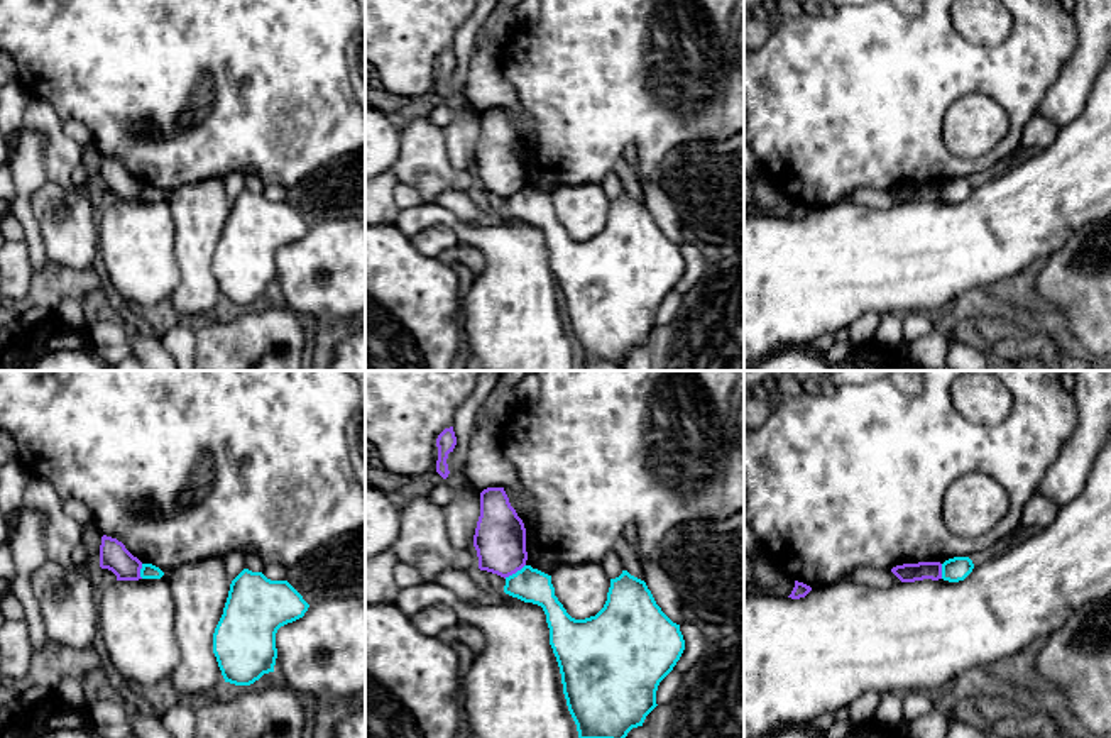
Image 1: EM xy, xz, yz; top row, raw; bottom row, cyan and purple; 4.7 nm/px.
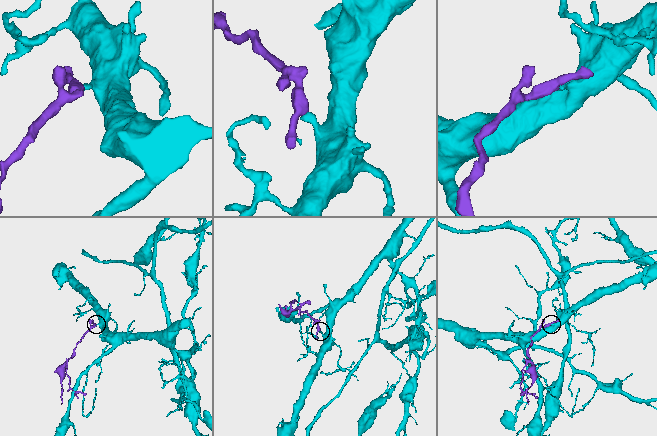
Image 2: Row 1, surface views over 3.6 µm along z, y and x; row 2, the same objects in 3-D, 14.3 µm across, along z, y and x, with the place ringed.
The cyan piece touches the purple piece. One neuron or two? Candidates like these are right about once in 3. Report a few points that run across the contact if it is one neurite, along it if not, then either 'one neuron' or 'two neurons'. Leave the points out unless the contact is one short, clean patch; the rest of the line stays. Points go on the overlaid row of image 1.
line xz (525, 564), (504, 578); two neurons

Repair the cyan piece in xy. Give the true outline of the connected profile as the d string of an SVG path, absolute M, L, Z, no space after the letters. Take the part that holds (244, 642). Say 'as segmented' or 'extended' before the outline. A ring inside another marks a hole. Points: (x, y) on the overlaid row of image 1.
as segmented | M244 569L230 584L223 614L213 633L213 653L225 682L250 686L264 674L274 672L277 630L303 618L308 608L287 581L271 581L262 572Z

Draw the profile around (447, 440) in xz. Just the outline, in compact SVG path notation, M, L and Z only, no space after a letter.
M453 427L445 428L436 438L436 447L438 447L436 472L443 479L446 479L450 474L446 459L448 459L448 454L453 452L455 445L457 445L457 437L455 437Z

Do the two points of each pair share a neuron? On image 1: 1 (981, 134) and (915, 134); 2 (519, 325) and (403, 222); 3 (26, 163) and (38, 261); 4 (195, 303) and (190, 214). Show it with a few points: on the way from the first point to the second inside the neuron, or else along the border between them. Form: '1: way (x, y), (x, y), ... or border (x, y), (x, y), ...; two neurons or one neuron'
1: border (961, 99), (946, 112), (942, 141), (974, 158); two neurons
2: way (516, 285), (516, 275), (477, 236), (443, 217); one neuron
3: way (26, 187), (24, 215), (31, 225), (32, 237); one neuron
4: way (195, 281), (195, 236); one neuron

